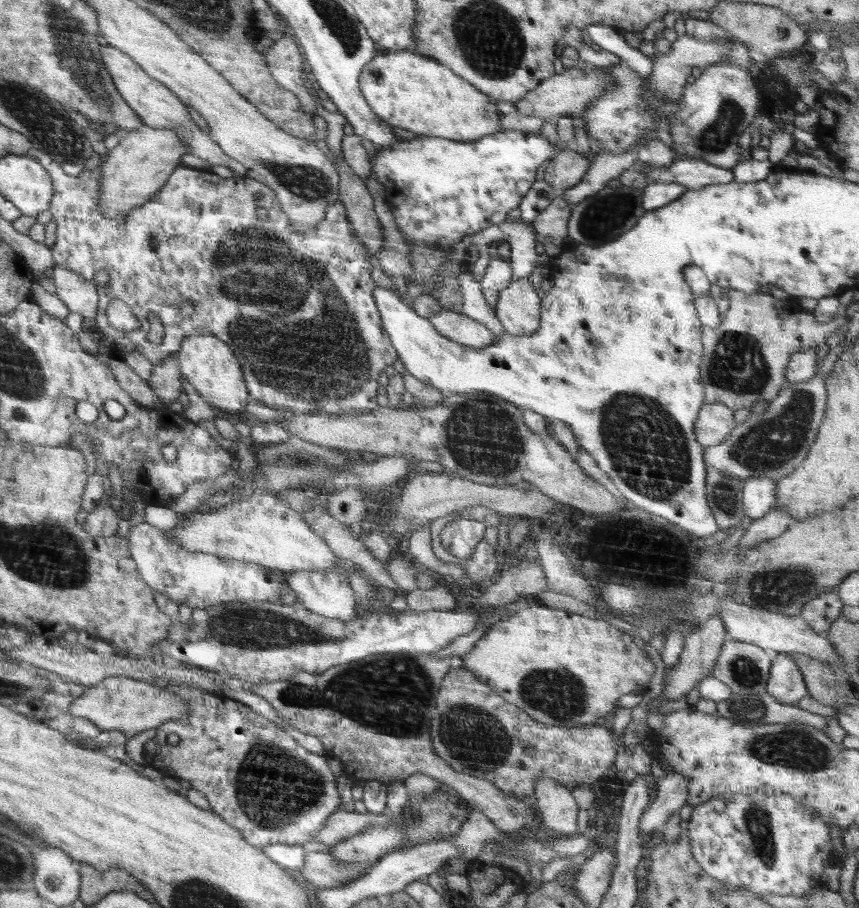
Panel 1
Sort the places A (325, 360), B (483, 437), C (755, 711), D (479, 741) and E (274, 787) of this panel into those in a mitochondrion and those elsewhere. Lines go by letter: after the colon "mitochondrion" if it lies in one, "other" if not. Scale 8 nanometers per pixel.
A: mitochondrion
B: mitochondrion
C: mitochondrion
D: mitochondrion
E: mitochondrion

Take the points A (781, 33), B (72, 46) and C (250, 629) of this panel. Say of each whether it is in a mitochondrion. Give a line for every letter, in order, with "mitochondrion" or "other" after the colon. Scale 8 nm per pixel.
A: mitochondrion
B: mitochondrion
C: mitochondrion

